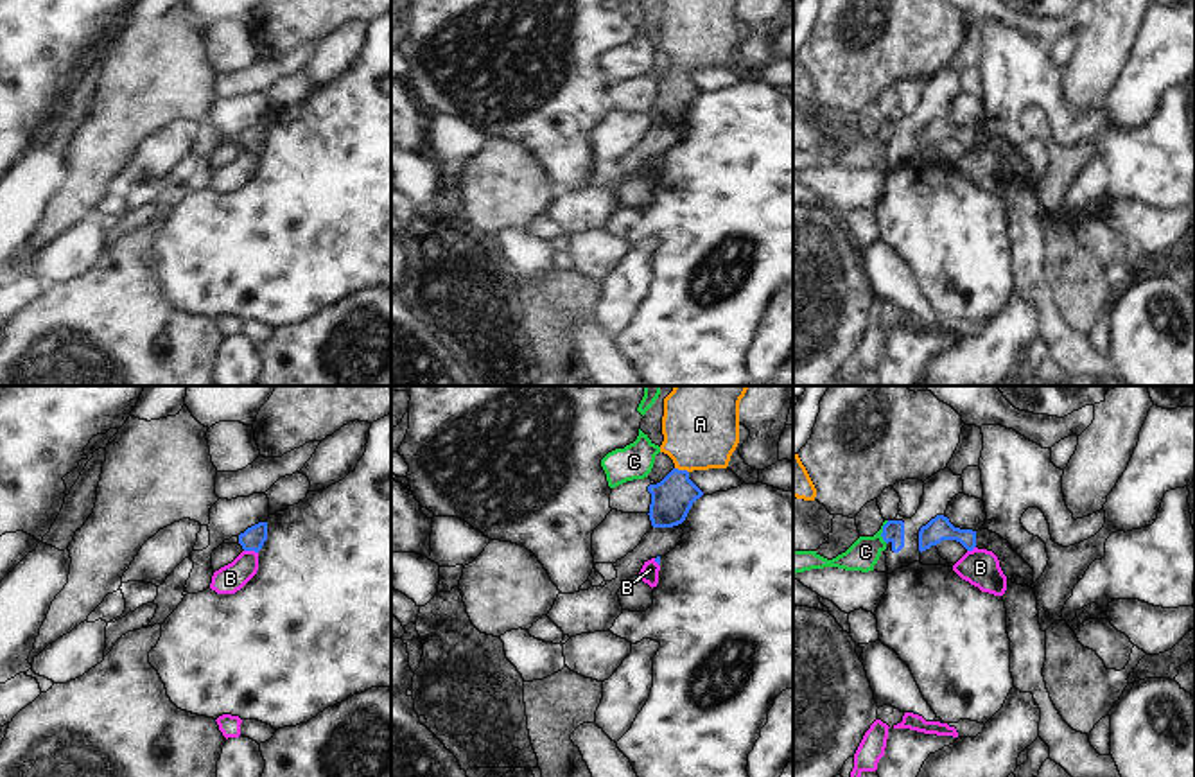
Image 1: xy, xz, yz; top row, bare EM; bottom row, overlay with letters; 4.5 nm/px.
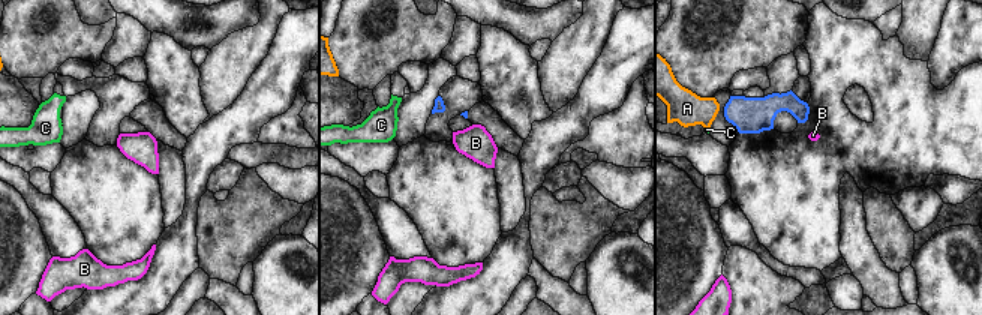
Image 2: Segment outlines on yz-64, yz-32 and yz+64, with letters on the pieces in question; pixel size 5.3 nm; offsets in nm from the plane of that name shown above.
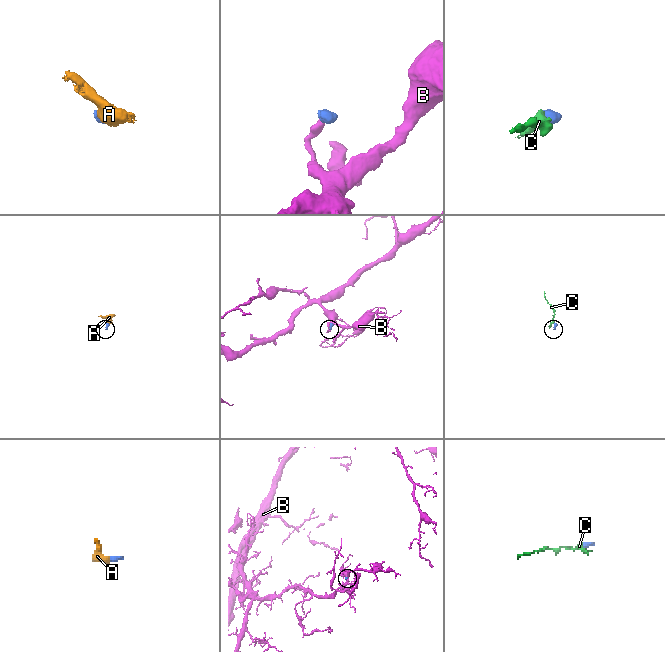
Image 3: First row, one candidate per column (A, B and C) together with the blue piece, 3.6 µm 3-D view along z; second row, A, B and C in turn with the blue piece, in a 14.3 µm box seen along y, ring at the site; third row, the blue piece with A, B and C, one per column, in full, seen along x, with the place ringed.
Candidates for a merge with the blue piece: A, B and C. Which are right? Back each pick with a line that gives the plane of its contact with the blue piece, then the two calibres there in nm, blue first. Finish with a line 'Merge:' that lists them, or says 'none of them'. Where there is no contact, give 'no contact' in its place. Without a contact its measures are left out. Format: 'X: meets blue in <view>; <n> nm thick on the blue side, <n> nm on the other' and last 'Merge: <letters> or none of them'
A: meets blue in xz; 190 nm thick on the blue side, 300 nm on the other
Merge: A

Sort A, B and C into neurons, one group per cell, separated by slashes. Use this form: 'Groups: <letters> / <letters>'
Groups: A / B / C

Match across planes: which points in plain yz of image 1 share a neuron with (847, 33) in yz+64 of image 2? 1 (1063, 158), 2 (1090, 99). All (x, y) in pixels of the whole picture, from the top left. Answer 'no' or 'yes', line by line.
1: no
2: no

